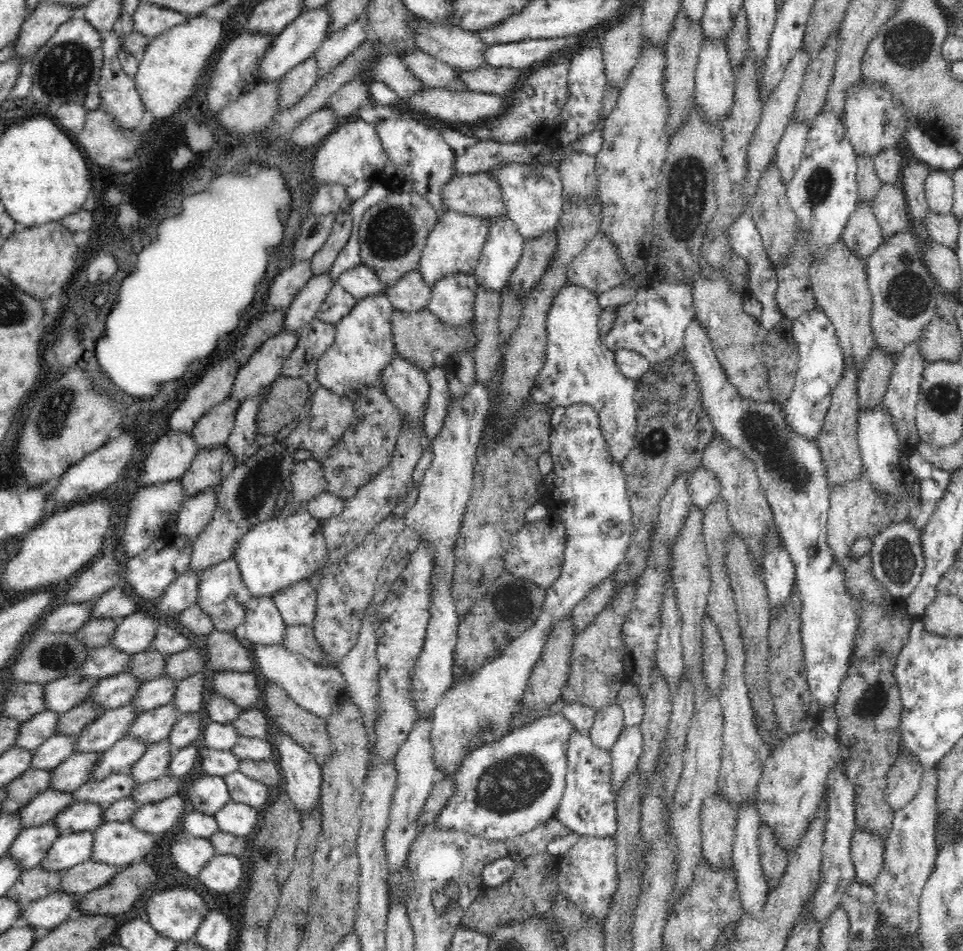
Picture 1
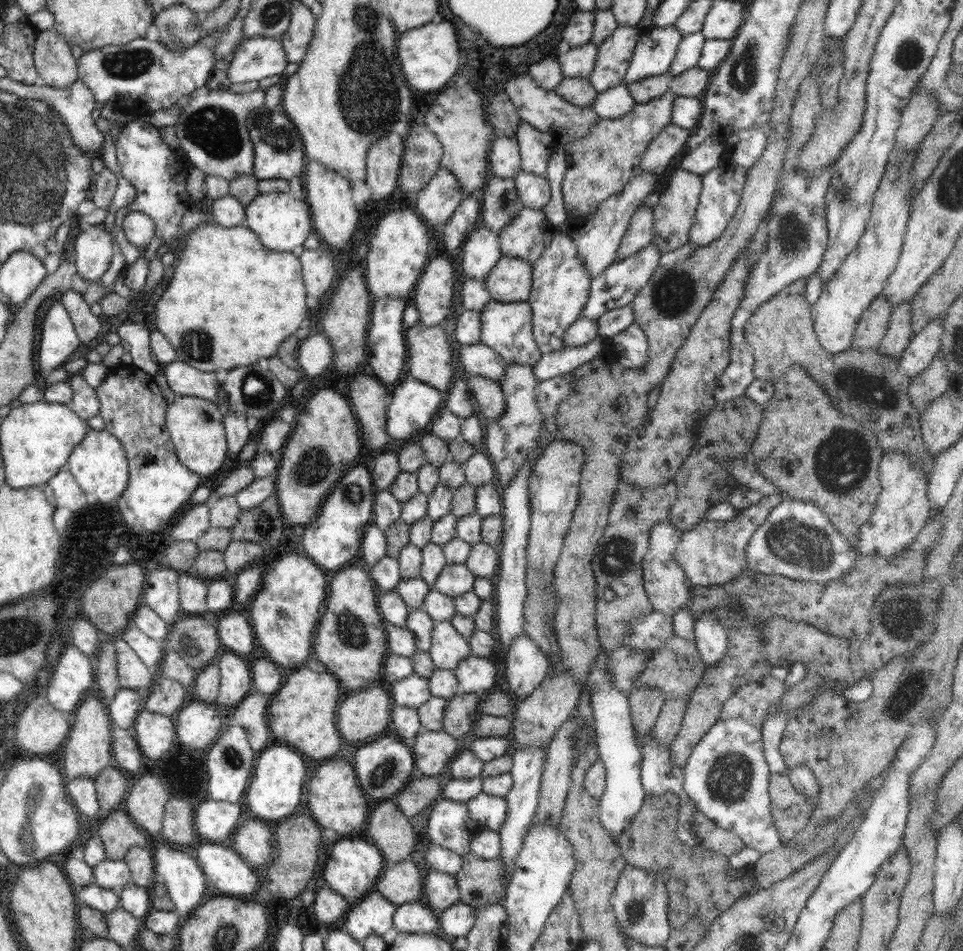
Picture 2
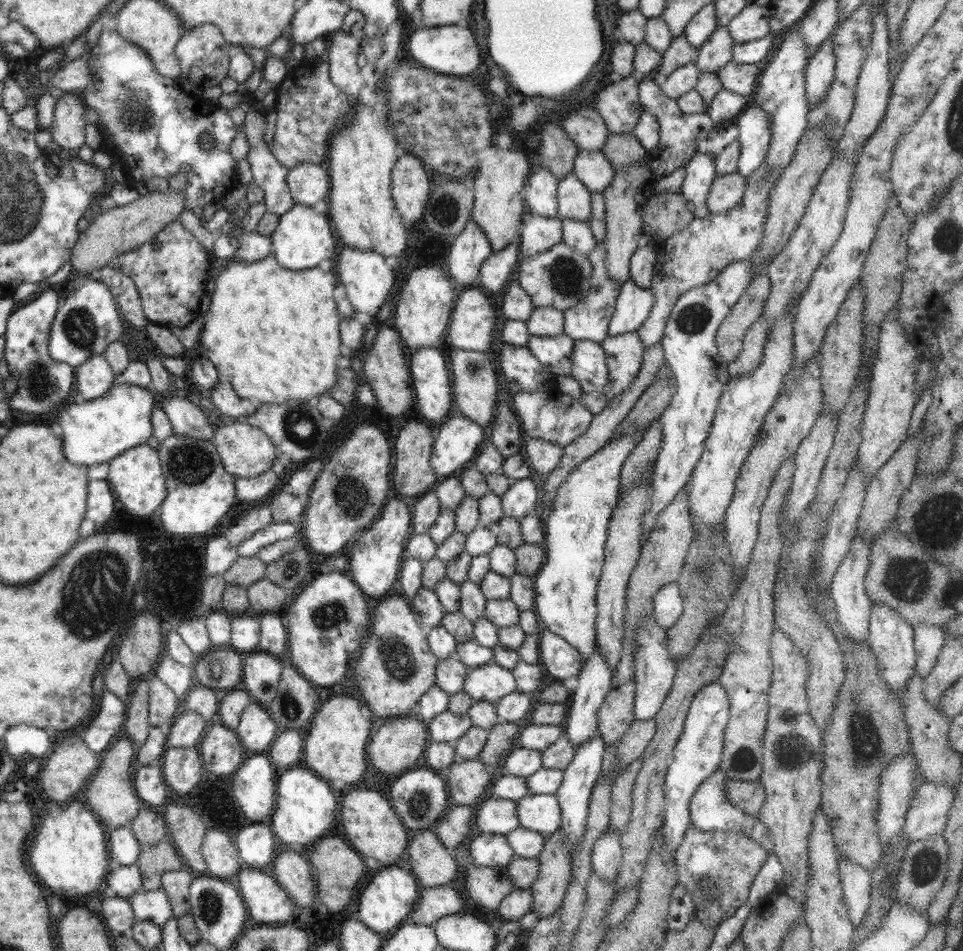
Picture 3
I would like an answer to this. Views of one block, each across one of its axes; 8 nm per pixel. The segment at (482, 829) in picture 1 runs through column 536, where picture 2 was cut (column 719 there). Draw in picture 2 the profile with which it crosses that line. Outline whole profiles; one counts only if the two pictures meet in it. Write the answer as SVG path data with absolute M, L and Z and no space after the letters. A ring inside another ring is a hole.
M718 719L694 745L682 772L683 787L706 818L733 832L744 846L761 853L783 845L770 810L770 768L763 755L761 729L744 719Z

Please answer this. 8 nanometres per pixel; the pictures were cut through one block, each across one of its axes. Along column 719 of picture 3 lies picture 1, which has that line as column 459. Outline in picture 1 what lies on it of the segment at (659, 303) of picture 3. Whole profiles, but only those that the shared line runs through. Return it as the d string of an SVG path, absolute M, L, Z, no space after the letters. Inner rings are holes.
M446 210L440 215L436 226L428 235L428 240L420 256L419 271L430 286L436 284L436 280L442 280L448 274L475 274L477 264L481 257L481 251L488 236L489 220L481 217L470 216L454 211Z

